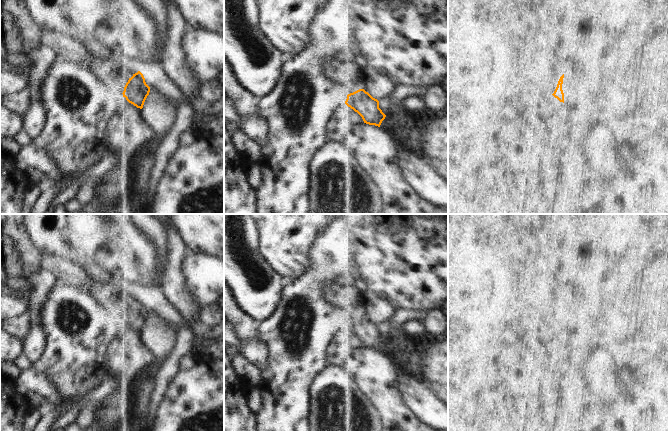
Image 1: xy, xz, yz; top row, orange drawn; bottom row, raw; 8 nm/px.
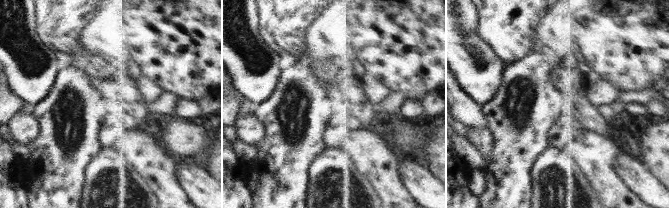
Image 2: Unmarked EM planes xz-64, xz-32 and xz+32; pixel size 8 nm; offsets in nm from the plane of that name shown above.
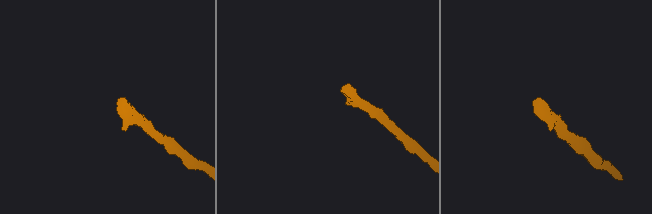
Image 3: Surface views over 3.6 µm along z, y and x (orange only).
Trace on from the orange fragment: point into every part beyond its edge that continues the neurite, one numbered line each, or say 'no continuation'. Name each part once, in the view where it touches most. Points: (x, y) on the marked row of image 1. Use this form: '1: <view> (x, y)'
1: xy (107, 67)

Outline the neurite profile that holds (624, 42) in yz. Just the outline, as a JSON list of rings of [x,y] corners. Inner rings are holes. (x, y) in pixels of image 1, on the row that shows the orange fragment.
[[[631,32],[624,33],[614,44],[613,51],[616,55],[625,52],[632,44]]]

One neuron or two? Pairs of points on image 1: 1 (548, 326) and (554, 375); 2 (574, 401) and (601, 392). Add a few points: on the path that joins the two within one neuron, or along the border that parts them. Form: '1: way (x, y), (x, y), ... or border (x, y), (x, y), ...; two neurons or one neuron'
1: way (548, 338), (548, 344), (554, 355), (554, 363); one neuron
2: border (579, 375), (585, 387), (594, 398), (597, 407); two neurons

